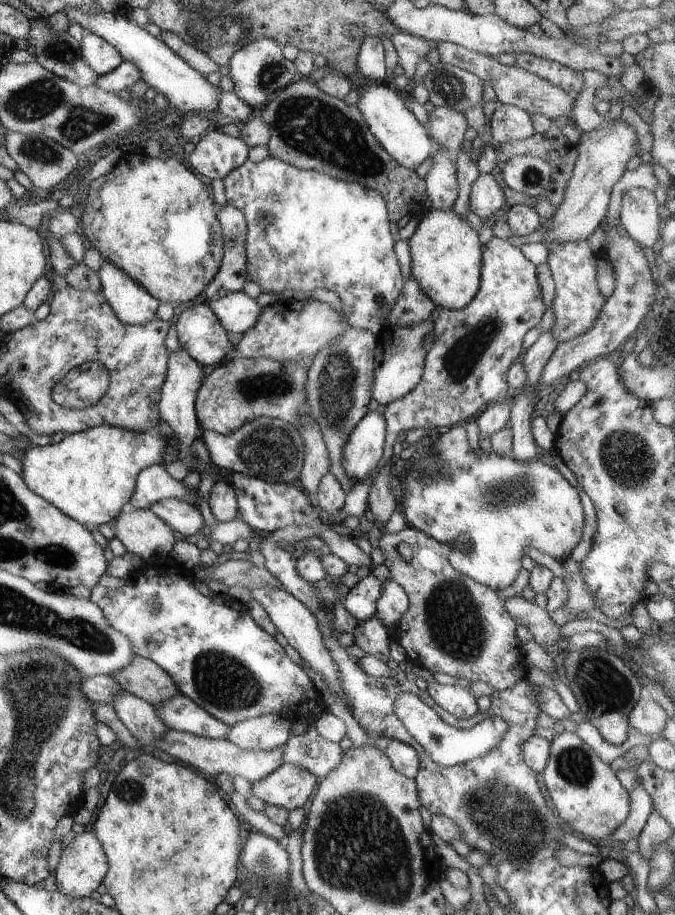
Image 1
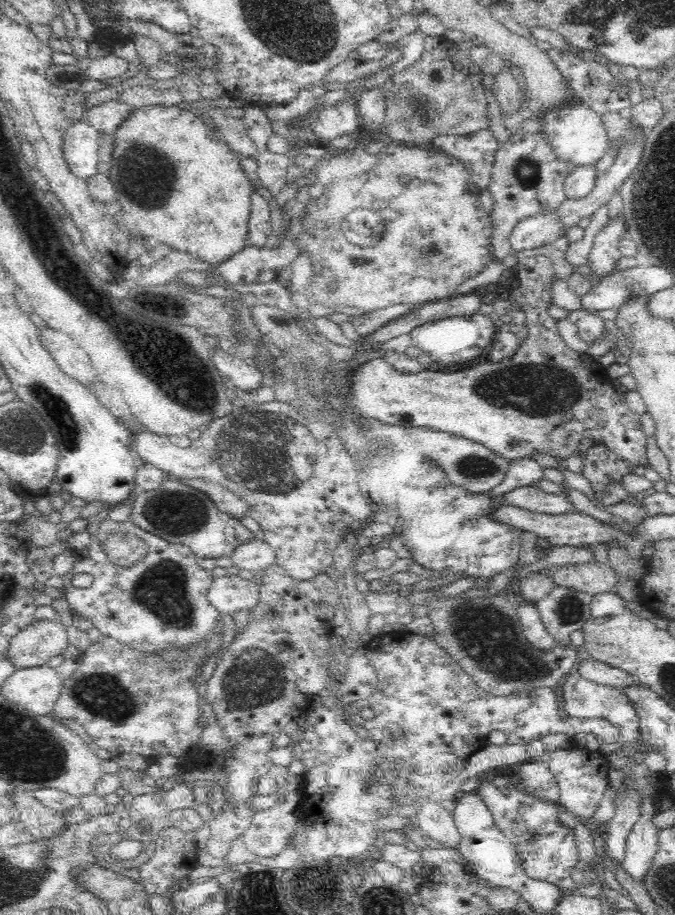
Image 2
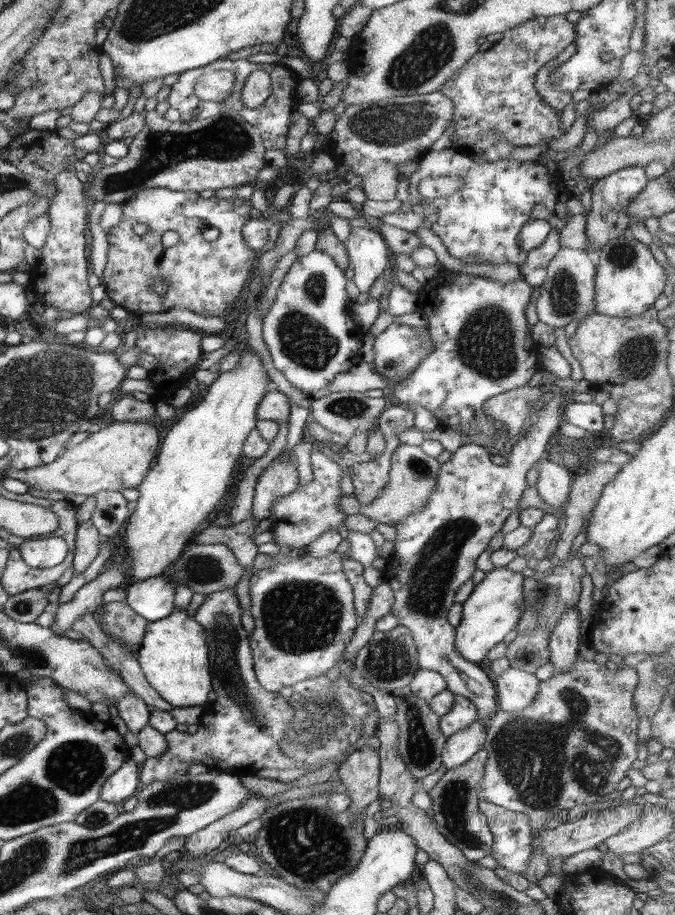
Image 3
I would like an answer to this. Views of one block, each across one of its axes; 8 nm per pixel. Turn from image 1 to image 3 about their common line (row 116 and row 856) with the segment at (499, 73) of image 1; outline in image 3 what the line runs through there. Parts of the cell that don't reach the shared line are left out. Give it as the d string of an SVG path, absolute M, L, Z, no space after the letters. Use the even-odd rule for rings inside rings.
M629 800L619 805L611 805L601 811L589 810L586 815L574 822L561 822L554 829L544 829L538 837L533 837L533 854L538 851L544 851L547 854L547 861L550 863L554 858L560 856L574 856L583 850L603 847L603 842L614 834L620 834L625 828L628 828L633 822L636 822L642 815L646 807L645 801L634 803Z

